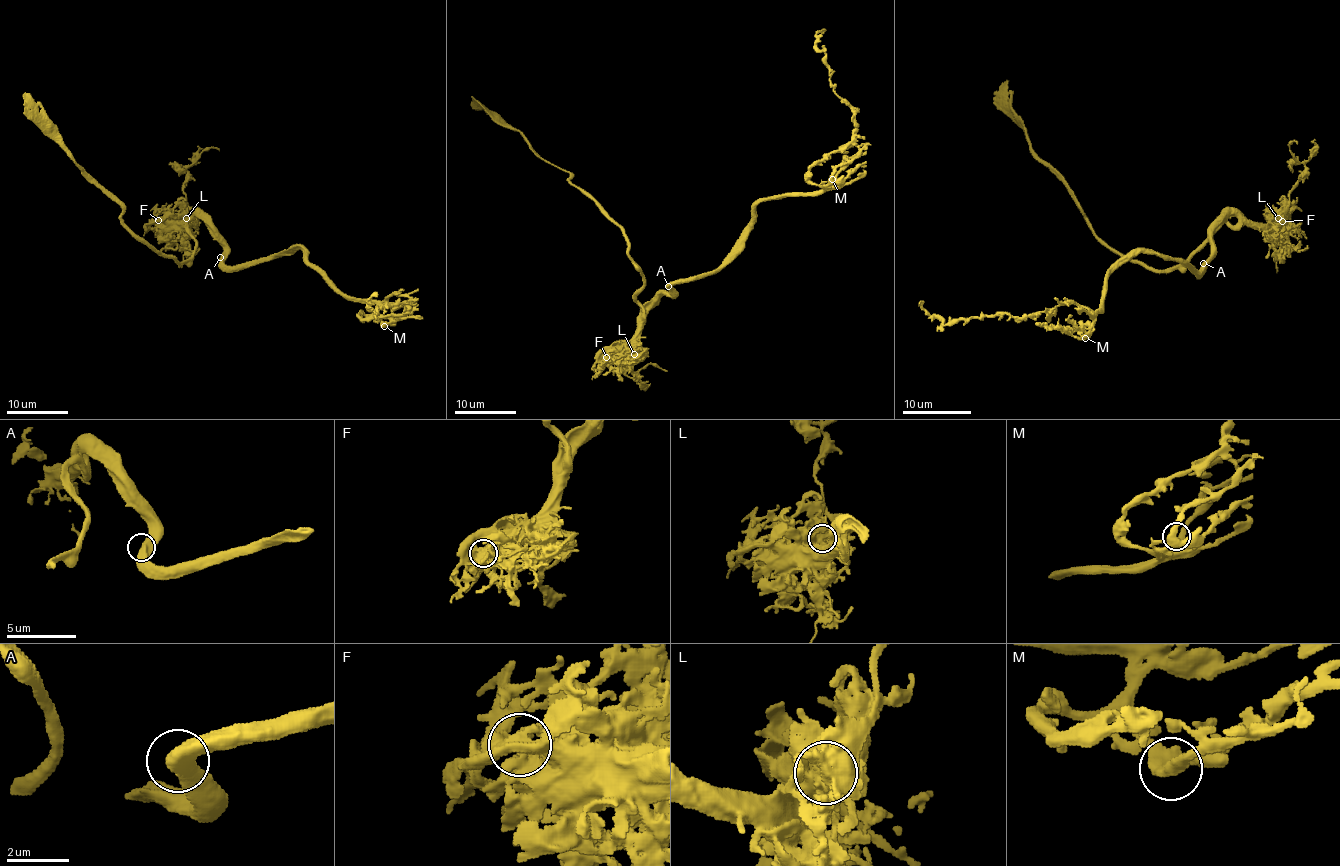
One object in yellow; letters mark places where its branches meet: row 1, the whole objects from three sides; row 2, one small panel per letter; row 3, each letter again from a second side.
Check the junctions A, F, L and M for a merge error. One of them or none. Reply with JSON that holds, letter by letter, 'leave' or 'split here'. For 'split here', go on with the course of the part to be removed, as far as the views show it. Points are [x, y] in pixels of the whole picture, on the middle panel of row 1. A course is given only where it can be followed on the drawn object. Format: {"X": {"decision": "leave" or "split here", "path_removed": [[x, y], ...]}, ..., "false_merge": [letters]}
{"A": {"decision": "leave"}, "F": {"decision": "leave"}, "L": {"decision": "split here", "path_removed": [[634, 354], [640, 356], [631, 367], [634, 377], [651, 363], [667, 371]]}, "M": {"decision": "leave"}, "false_merge": ["L"]}

